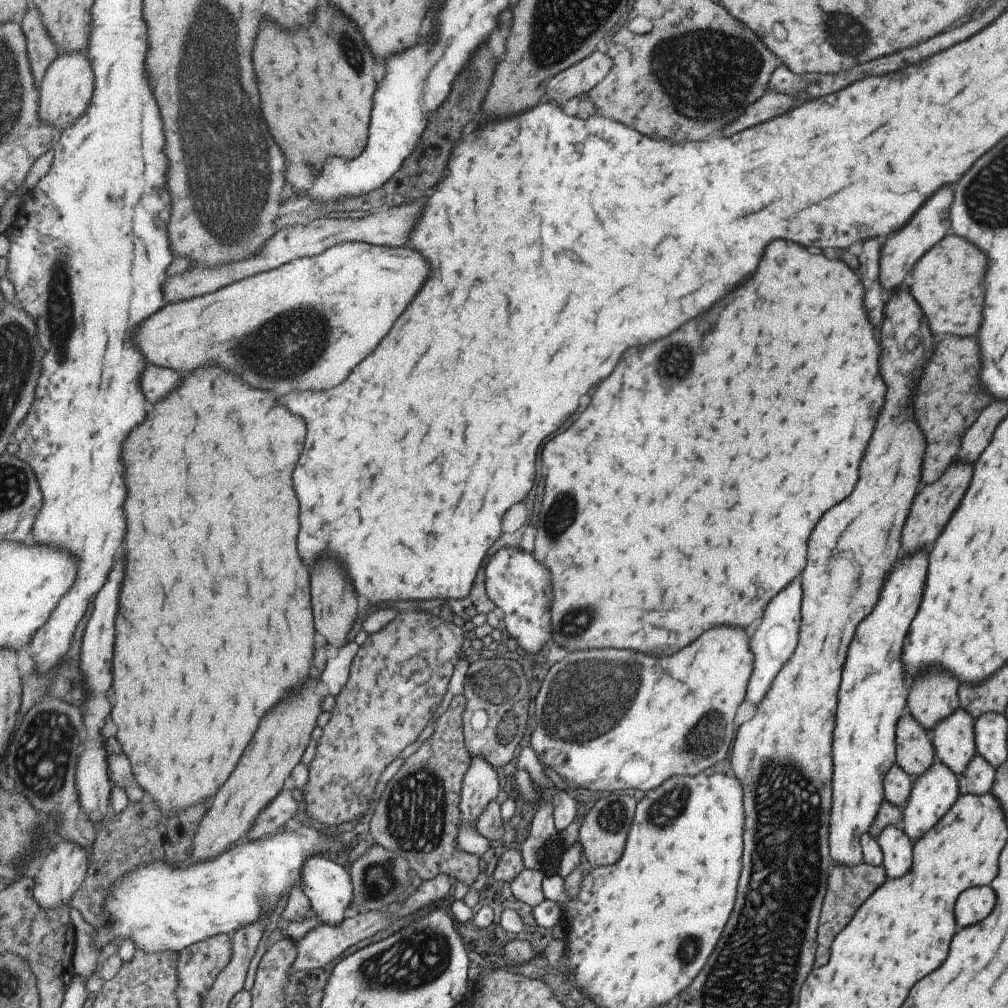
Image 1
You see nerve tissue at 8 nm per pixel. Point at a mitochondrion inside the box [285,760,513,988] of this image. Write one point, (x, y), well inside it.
(380, 878)

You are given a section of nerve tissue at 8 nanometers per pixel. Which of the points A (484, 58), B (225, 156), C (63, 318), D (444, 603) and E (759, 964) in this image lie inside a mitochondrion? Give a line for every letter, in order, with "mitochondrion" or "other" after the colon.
A: mitochondrion
B: mitochondrion
C: mitochondrion
D: other
E: mitochondrion

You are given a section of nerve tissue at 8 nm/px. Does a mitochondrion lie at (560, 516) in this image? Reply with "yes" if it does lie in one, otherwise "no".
yes

